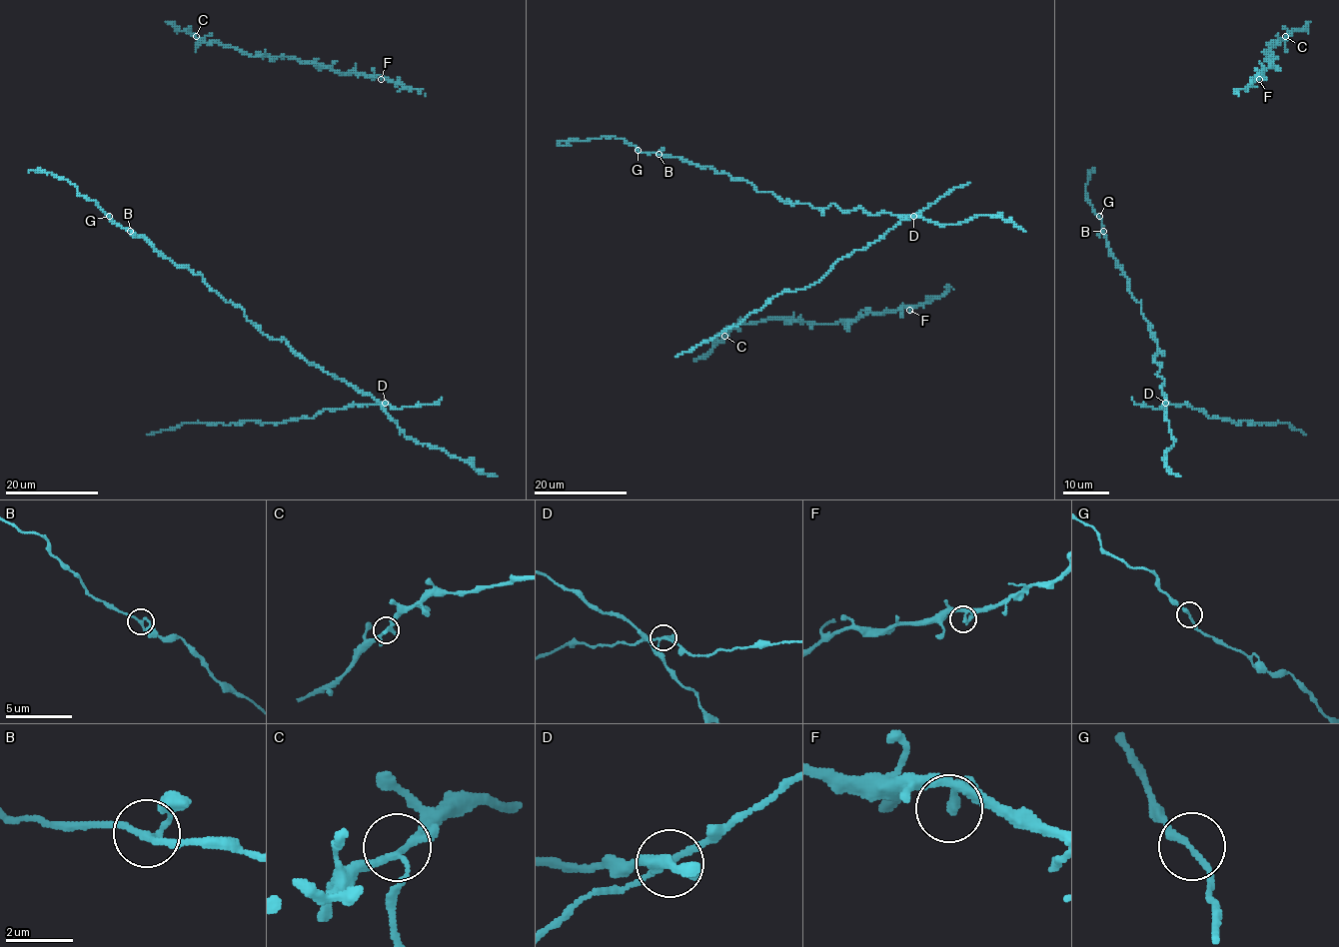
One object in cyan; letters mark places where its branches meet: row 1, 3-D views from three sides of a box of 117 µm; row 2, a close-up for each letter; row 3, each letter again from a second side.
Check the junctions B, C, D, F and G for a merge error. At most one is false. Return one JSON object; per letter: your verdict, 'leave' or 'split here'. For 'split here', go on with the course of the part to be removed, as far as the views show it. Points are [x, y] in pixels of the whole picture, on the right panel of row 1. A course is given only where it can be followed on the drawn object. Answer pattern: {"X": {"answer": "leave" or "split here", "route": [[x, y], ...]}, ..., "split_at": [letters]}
{"B": {"answer": "leave"}, "C": {"answer": "leave"}, "D": {"answer": "split here", "route": [[1165, 403], [1188, 405], [1210, 419], [1229, 419], [1238, 424], [1287, 423], [1305, 434]]}, "F": {"answer": "leave"}, "G": {"answer": "leave"}, "split_at": ["D"]}

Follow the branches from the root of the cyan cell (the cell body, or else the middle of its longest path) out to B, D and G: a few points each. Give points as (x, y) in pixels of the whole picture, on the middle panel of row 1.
B: (710, 167), (697, 167), (678, 158), (659, 154)
D: (710, 167), (786, 202), (810, 204), (815, 209), (833, 204), (844, 211), (861, 208), (872, 216), (913, 216)
G: (710, 167), (697, 167), (678, 158), (638, 150)

